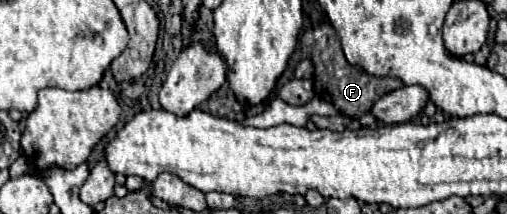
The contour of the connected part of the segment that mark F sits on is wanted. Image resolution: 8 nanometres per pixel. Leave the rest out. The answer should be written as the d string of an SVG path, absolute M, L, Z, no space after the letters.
M321 23L319 27L303 33L301 51L303 51L303 57L311 59L315 65L313 87L315 87L317 97L331 101L339 113L345 113L351 117L361 117L371 111L371 107L377 99L403 87L403 81L397 77L375 77L375 75L367 75L367 73L355 69L353 65L349 65L343 51L341 51L341 43L339 43L335 29L327 23Z

